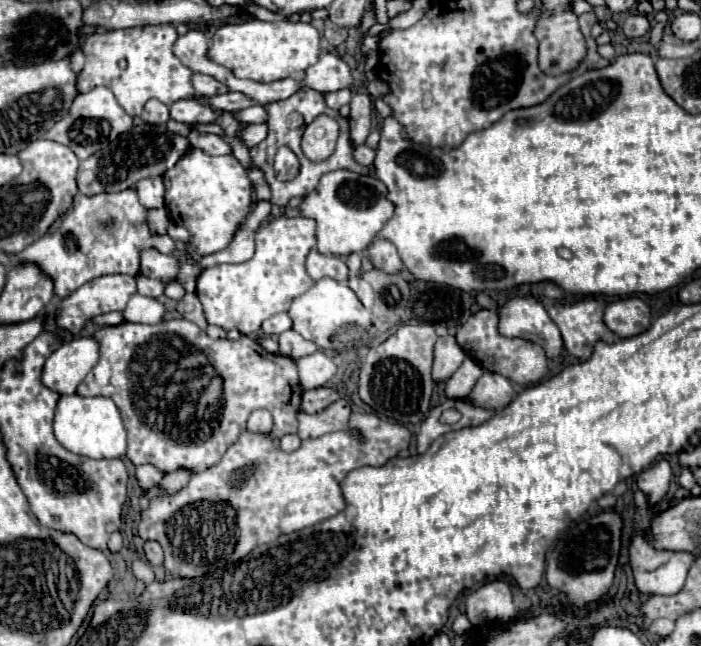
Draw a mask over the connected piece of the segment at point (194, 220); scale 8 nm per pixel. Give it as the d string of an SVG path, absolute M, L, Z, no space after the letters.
M192 148L164 174L164 186L166 208L174 222L190 232L188 244L198 256L224 250L250 214L250 180L234 156L208 156Z

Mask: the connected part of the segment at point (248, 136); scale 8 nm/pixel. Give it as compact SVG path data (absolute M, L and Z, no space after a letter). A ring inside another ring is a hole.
M246 124L244 128L240 128L238 130L238 138L248 146L248 148L252 148L252 146L256 146L256 144L260 144L264 138L266 138L266 124Z

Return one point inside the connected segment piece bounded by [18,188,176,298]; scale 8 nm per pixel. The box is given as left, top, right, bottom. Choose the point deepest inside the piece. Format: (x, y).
(81, 246)

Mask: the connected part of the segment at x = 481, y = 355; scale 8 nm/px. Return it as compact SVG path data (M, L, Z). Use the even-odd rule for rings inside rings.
M480 310L474 314L466 324L460 326L456 334L458 346L472 358L476 360L484 370L488 372L498 372L504 378L516 382L516 384L534 384L546 378L548 374L548 360L544 354L544 348L538 344L524 340L524 338L506 338L498 332L498 314L490 310Z

